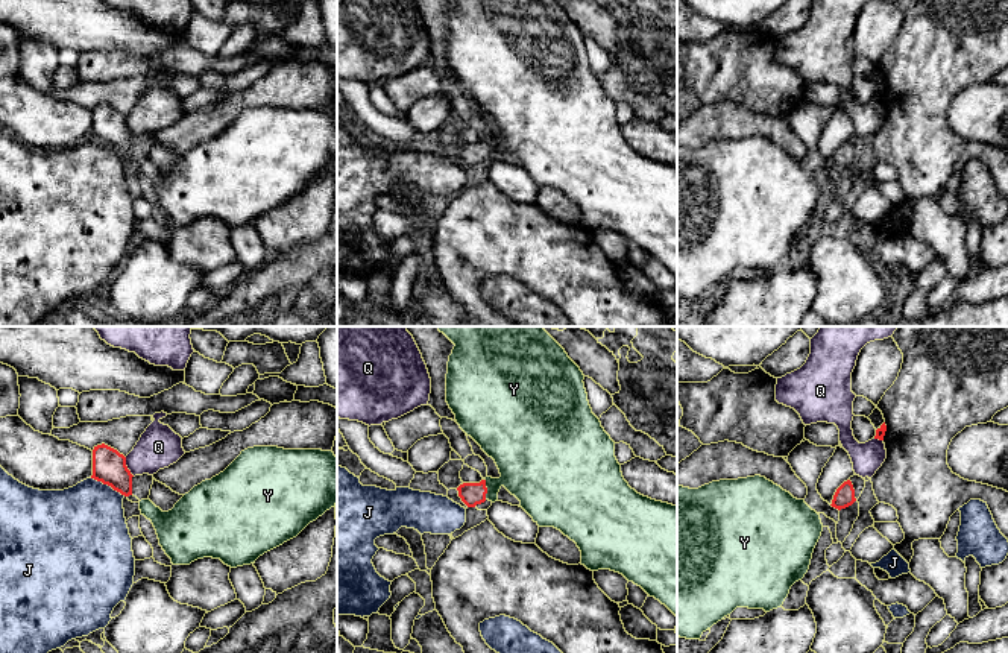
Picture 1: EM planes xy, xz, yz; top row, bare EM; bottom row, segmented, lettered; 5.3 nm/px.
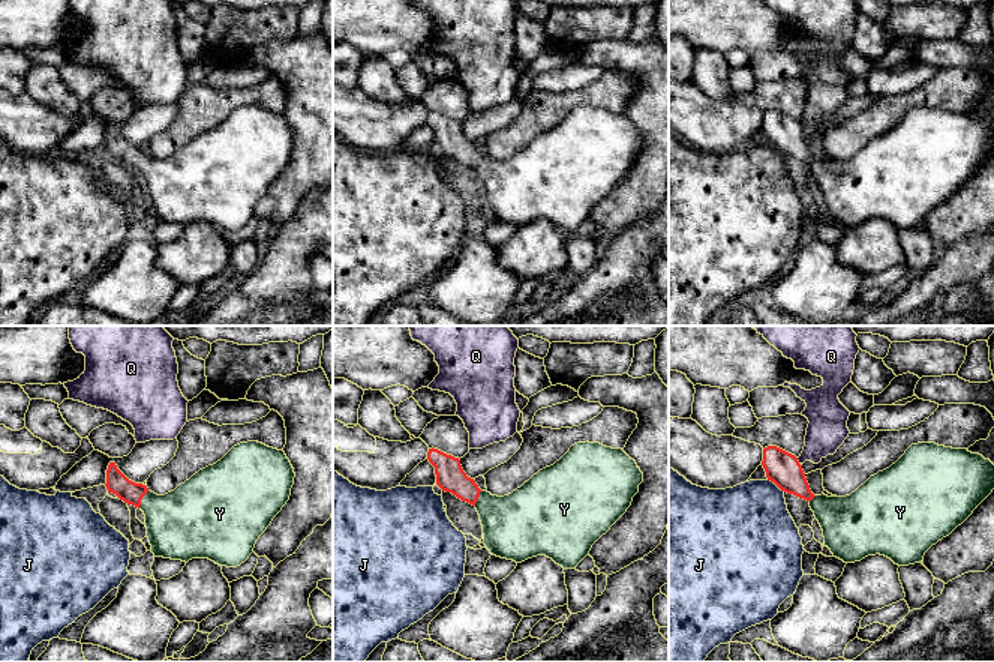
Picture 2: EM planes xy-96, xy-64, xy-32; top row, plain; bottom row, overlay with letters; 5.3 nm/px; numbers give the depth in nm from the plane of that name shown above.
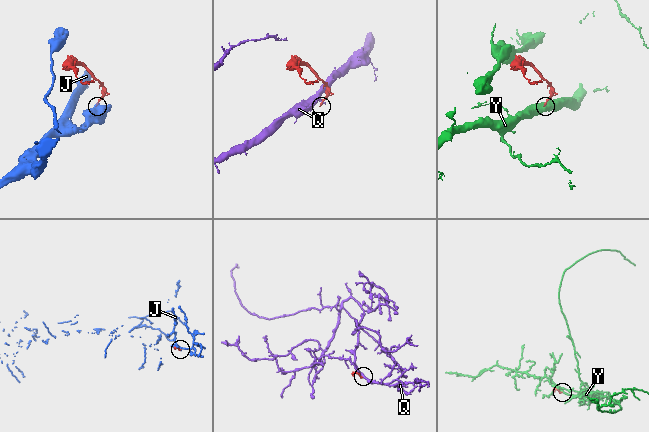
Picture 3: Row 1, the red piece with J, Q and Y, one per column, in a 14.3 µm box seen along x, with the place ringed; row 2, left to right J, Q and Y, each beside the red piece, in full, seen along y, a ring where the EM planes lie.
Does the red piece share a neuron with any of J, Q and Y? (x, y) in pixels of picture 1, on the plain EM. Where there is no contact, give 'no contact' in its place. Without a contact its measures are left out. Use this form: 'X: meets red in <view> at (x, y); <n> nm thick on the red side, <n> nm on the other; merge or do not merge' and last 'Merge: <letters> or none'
J: meets red in xy at (108, 145); 180 nm thick on the red side, 420 nm on the other; do not merge
Q: meets red in xy at (126, 126); 180 nm thick on the red side, 220 nm on the other; do not merge
Y: meets red in xz at (486, 149); 120 nm thick on the red side, 300 nm on the other; merge
Merge: Y

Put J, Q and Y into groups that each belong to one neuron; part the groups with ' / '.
J / Q / Y

